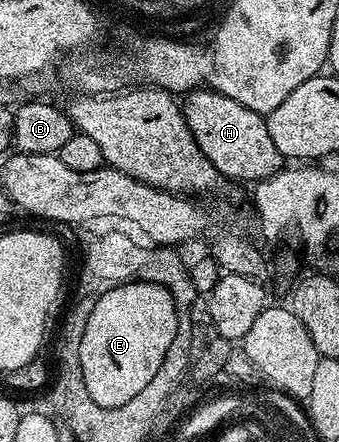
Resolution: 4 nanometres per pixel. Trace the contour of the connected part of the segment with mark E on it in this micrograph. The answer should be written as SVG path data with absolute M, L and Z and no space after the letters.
M130 282L96 300L86 311L87 323L83 335L77 338L81 348L81 376L85 376L86 386L91 386L91 395L105 402L122 396L128 398L155 374L159 358L169 352L171 330L177 329L177 314L171 314L174 307L171 293L152 282Z

